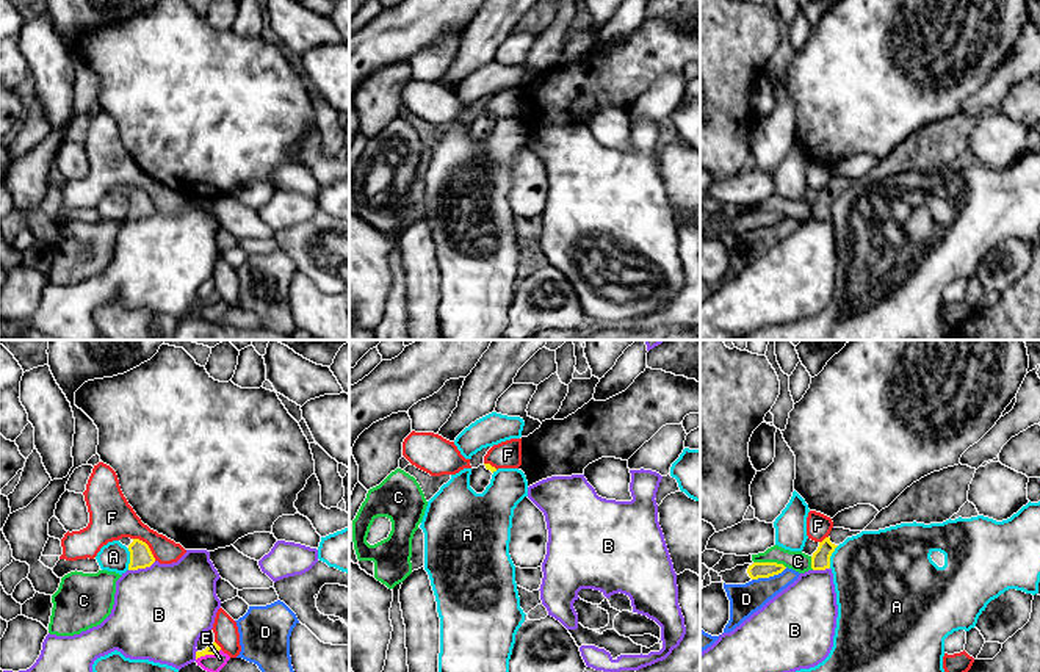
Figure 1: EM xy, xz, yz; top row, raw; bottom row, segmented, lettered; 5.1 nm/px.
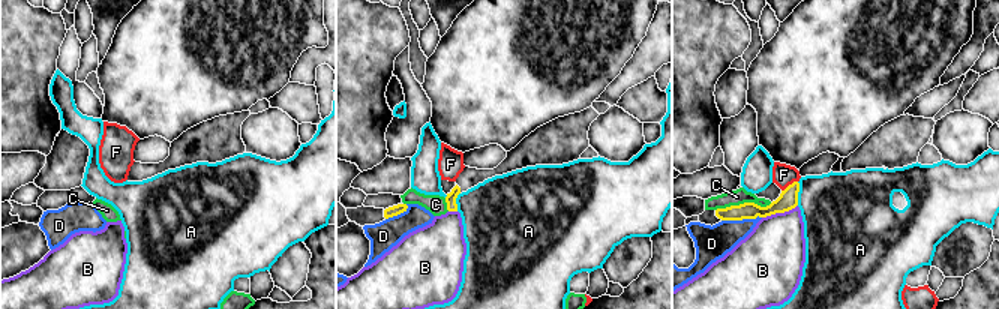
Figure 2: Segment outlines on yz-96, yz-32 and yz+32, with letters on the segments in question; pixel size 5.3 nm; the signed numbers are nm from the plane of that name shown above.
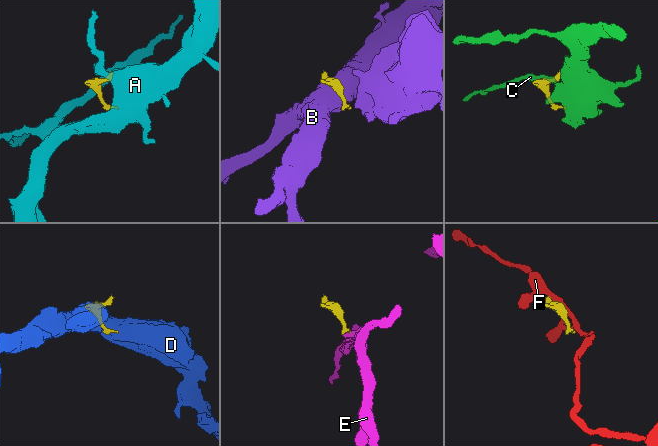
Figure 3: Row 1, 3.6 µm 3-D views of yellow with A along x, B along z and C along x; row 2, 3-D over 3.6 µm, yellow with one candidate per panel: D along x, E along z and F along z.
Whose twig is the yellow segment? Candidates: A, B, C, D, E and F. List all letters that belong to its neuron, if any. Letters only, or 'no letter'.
no letter

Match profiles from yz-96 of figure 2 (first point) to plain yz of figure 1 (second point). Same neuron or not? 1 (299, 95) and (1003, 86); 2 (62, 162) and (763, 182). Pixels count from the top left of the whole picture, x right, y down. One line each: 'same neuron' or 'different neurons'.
1: different neurons
2: same neuron

